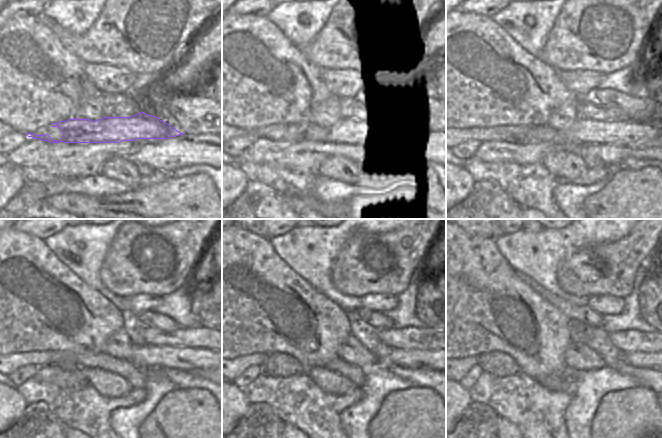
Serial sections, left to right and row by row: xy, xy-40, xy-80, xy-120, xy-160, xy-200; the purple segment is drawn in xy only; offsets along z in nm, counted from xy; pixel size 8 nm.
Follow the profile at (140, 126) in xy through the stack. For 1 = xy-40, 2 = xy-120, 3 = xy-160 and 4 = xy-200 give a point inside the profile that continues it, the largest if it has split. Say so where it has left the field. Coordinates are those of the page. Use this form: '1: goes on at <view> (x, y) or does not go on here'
1: goes on at xy-40 (345, 130)
2: goes on at xy-120 (146, 356)
3: goes on at xy-160 (414, 358)
4: goes on at xy-200 (636, 359)

